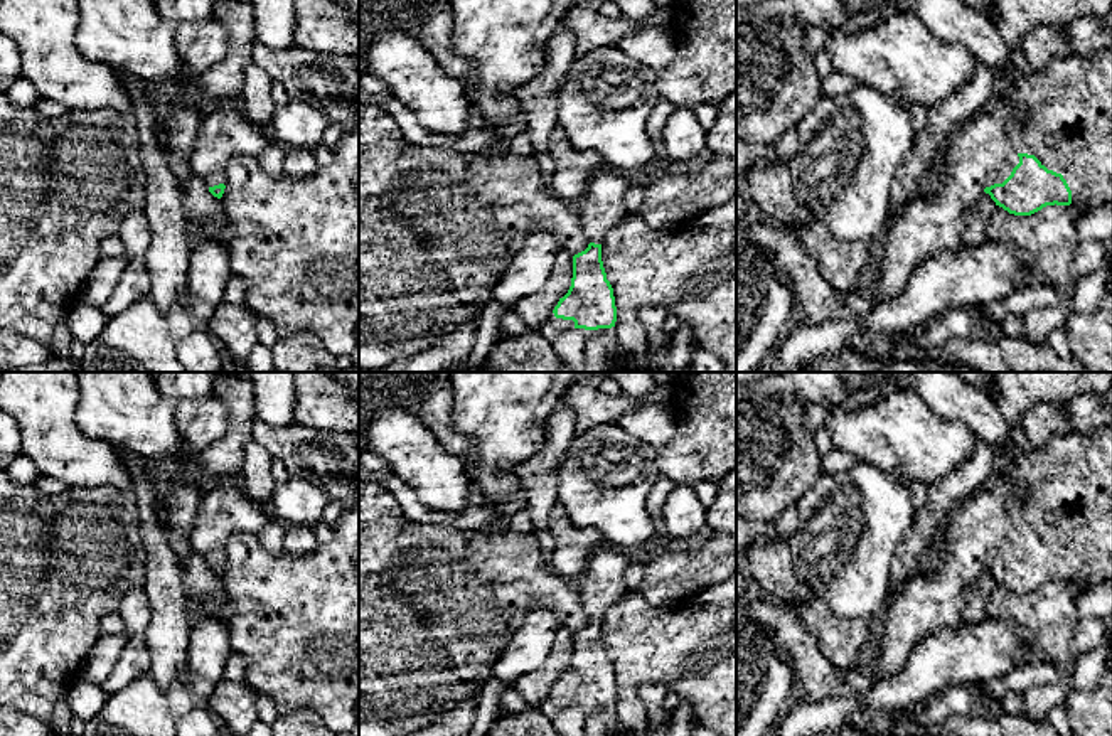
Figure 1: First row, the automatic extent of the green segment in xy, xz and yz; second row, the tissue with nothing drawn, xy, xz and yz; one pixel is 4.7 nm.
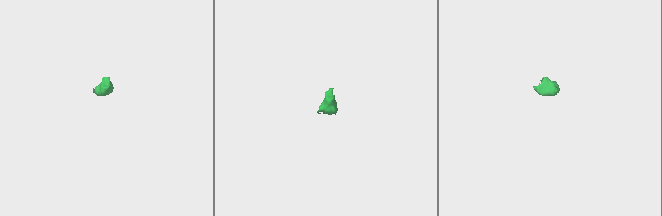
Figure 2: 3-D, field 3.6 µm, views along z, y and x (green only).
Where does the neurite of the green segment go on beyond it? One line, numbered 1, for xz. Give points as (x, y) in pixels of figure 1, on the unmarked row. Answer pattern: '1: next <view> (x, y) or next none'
1: next xz (602, 585)

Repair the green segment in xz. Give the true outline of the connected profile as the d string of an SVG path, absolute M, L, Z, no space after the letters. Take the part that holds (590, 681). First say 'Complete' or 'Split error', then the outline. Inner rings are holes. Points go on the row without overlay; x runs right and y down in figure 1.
Split error. M608 546L595 549L590 556L586 571L576 584L580 603L590 621L573 633L571 664L541 706L549 716L568 706L578 706L586 716L585 736L625 736L613 707L617 684L603 645L600 620L630 591L623 581L628 564L625 551Z

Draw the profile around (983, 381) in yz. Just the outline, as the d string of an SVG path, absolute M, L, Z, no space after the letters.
M954 372L964 377L967 382L976 386L979 391L989 394L992 391L994 372Z

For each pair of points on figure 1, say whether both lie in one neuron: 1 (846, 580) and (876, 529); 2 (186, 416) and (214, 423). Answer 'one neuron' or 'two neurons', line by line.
1: one neuron
2: one neuron

